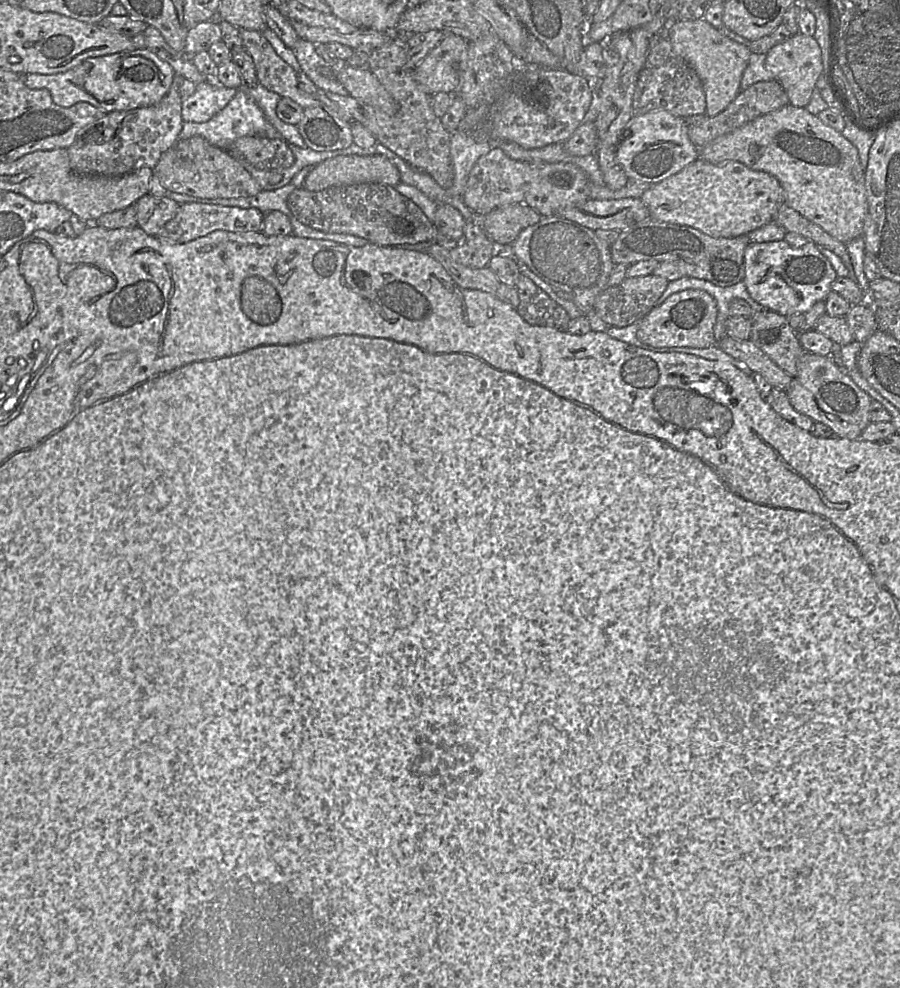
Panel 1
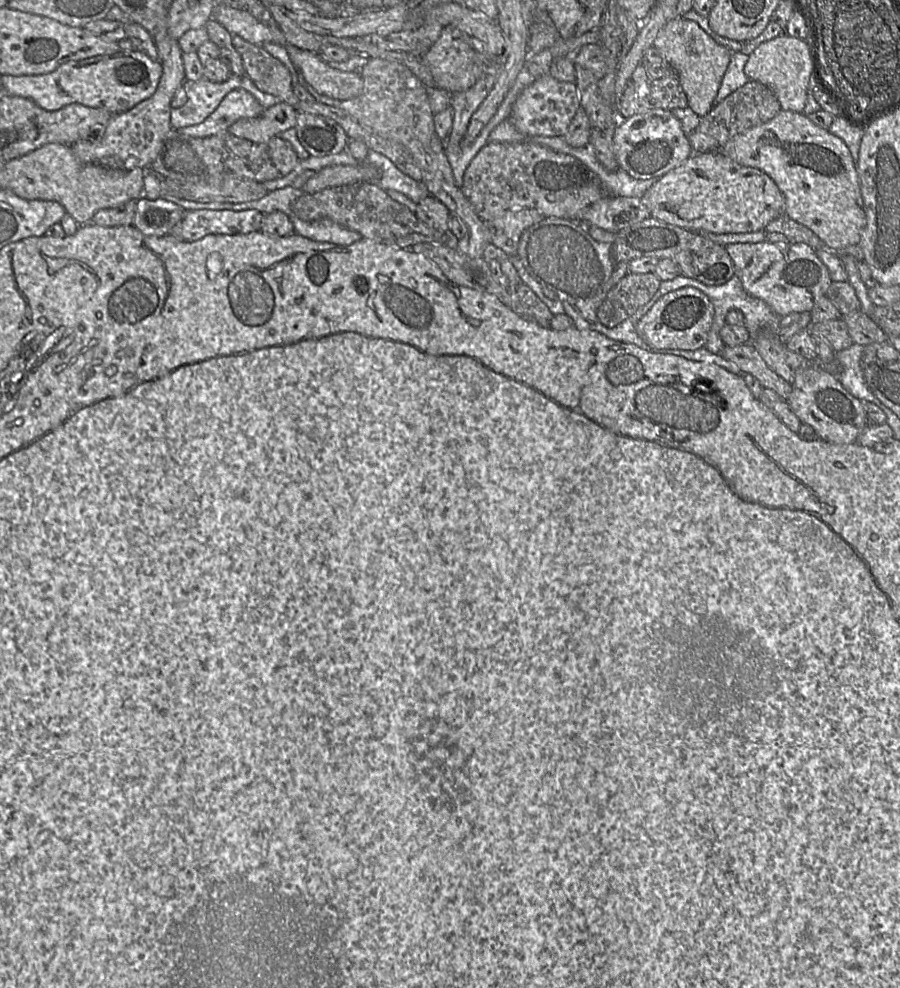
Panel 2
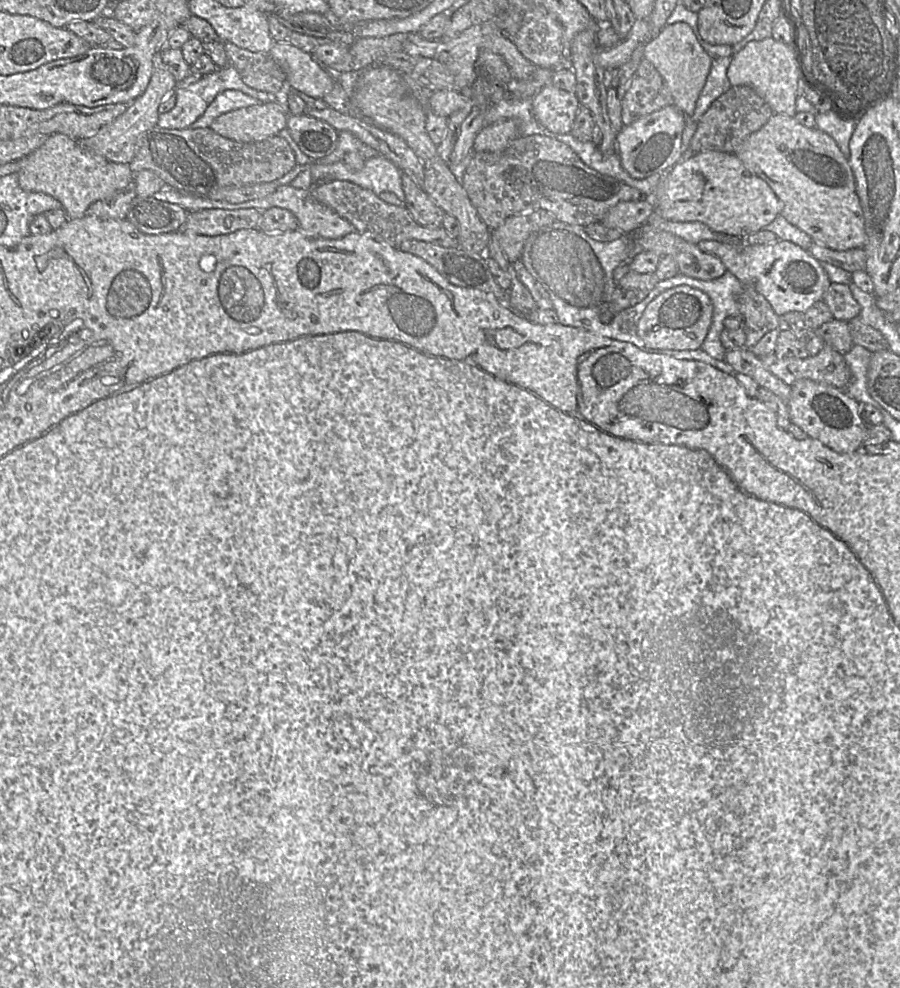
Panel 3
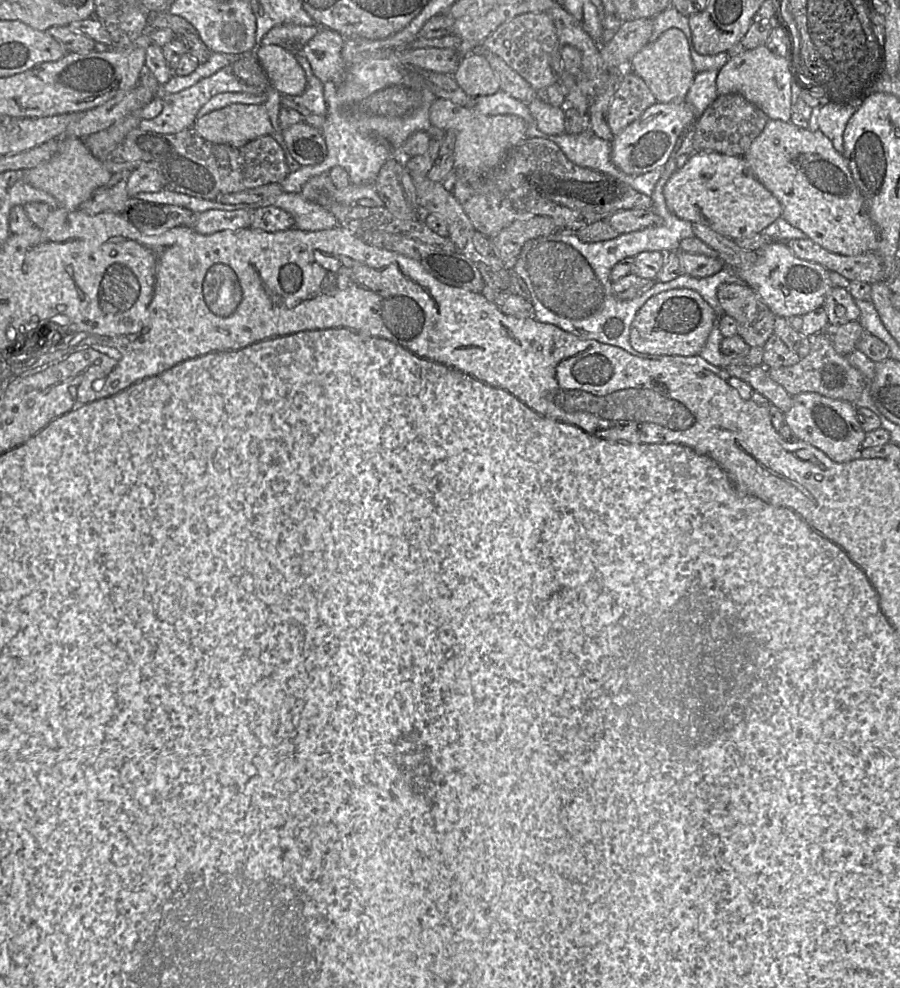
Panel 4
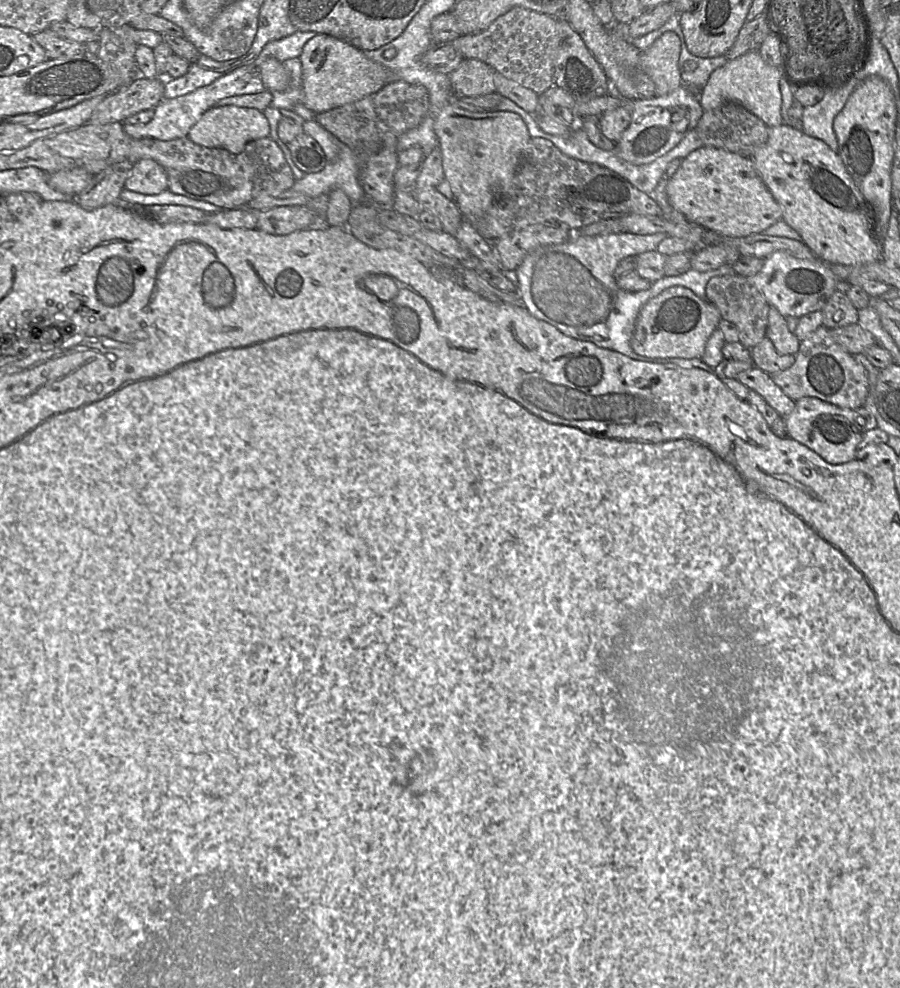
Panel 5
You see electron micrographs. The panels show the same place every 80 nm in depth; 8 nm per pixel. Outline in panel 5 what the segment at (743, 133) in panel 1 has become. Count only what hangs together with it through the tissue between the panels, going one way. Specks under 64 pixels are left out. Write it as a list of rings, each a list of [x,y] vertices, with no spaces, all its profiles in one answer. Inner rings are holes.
[[[781,124],[768,128],[768,139],[750,158],[760,179],[782,209],[782,220],[827,264],[846,266],[882,257],[880,225],[870,203],[853,182],[840,155],[823,141]]]

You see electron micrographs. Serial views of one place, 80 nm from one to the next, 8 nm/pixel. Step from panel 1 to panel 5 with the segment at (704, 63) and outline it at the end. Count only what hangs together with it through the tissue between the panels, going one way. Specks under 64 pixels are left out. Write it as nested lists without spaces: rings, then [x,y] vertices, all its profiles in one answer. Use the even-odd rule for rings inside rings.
[[[672,31],[658,37],[645,51],[641,51],[640,68],[655,84],[655,97],[664,96],[681,85],[679,59],[680,38]]]

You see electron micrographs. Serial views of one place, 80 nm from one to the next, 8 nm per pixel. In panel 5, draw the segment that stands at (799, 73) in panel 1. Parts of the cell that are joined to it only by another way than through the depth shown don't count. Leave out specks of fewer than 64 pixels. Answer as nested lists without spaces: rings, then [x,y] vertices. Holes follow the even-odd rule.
[[[751,51],[716,69],[700,91],[698,100],[704,111],[715,109],[726,102],[736,102],[761,119],[768,128],[779,126],[783,124],[780,90],[782,78],[789,82],[783,61],[779,67],[771,66],[762,59],[758,51]]]

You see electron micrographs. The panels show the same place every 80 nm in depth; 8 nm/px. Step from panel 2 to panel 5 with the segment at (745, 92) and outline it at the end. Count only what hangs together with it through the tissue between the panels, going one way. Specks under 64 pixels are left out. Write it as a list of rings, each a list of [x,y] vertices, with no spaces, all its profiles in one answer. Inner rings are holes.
[[[726,102],[715,109],[703,111],[695,129],[703,146],[723,149],[745,158],[751,158],[768,139],[766,124],[736,102]]]

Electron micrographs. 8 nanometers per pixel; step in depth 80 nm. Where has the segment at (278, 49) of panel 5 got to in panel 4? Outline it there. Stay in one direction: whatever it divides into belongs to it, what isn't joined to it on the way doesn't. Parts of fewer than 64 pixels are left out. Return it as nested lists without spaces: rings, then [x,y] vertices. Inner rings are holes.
[[[282,25],[271,29],[262,39],[263,46],[278,45],[296,54],[319,31],[319,26]]]

